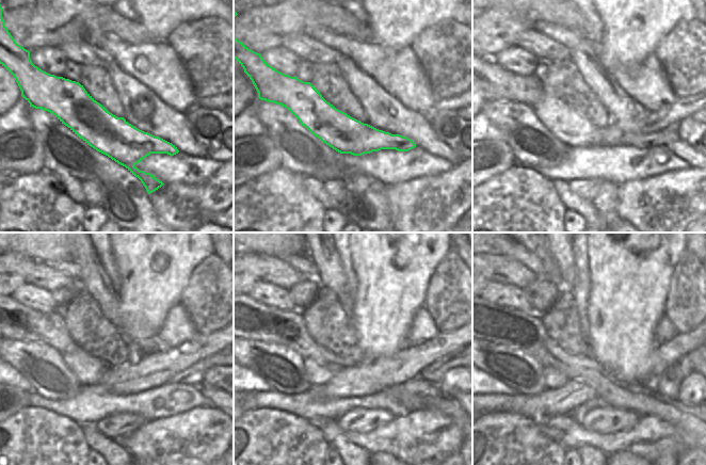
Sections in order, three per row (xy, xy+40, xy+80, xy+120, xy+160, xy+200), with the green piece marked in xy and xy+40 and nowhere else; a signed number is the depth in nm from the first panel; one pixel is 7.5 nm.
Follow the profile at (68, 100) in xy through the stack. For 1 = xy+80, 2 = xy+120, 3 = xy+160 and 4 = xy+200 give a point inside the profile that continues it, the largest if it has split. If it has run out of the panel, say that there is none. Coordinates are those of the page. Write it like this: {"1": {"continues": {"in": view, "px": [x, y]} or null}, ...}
{"1": {"continues": {"in": "xy+80", "px": [571, 128]}}, "2": {"continues": {"in": "xy+120", "px": [87, 369]}}, "3": {"continues": {"in": "xy+160", "px": [317, 375]}}, "4": {"continues": {"in": "xy+200", "px": [552, 379]}}}

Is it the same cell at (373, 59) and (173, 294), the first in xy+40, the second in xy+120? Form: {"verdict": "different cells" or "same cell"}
{"verdict": "different cells"}

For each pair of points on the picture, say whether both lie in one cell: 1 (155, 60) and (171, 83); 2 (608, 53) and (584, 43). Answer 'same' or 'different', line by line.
1: same
2: different

